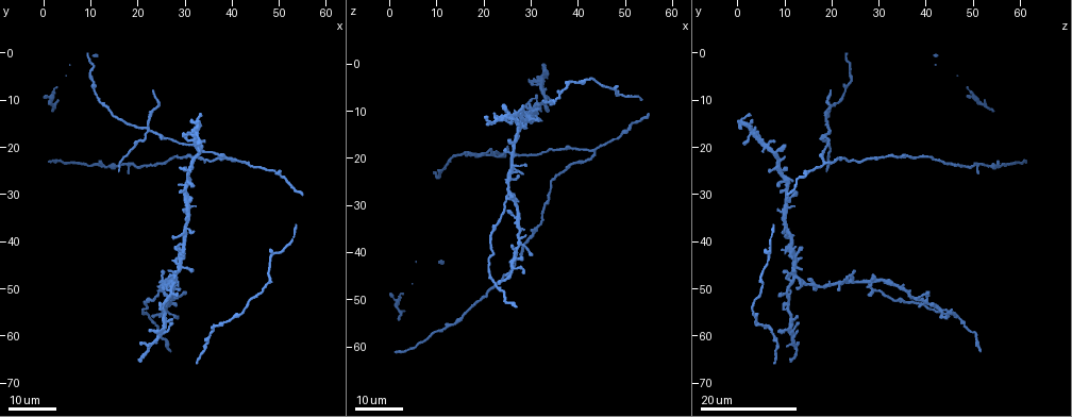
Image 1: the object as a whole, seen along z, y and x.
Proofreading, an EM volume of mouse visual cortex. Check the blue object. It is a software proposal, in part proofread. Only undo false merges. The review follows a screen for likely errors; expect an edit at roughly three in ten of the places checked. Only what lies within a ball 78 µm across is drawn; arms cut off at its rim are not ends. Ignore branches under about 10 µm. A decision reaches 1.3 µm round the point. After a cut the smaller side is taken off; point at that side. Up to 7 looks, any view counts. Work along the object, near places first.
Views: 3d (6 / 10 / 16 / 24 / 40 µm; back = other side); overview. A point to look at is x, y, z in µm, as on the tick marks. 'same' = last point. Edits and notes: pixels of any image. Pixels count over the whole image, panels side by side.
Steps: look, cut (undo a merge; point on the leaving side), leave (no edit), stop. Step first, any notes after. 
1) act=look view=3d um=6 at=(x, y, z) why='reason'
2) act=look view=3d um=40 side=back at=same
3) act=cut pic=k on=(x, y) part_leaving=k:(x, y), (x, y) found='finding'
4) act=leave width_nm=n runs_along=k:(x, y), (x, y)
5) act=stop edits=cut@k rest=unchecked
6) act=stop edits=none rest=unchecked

act=look view=3d um=24 at=(22.0, 16.5, 19.5) why='four-way junction'

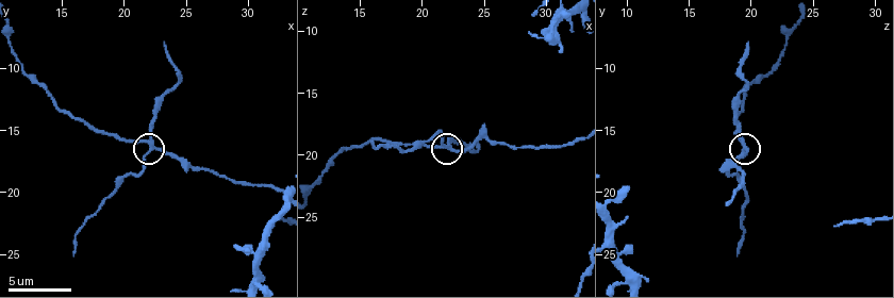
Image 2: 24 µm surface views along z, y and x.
act=look view=3d um=6 at=(21.8, 16.0, 19.2) why='zoom in'

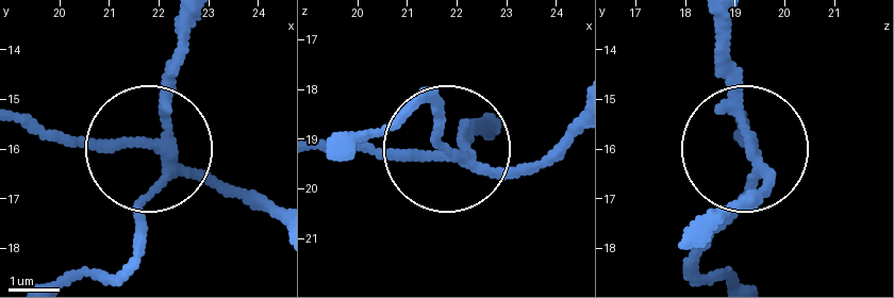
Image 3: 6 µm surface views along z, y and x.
act=cut pic=3 on=(176, 82) arms=4 part_leaving=3:(172, 159), (134, 257), (83, 274) found='two cells meet here'

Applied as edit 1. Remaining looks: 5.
act=look view=overview

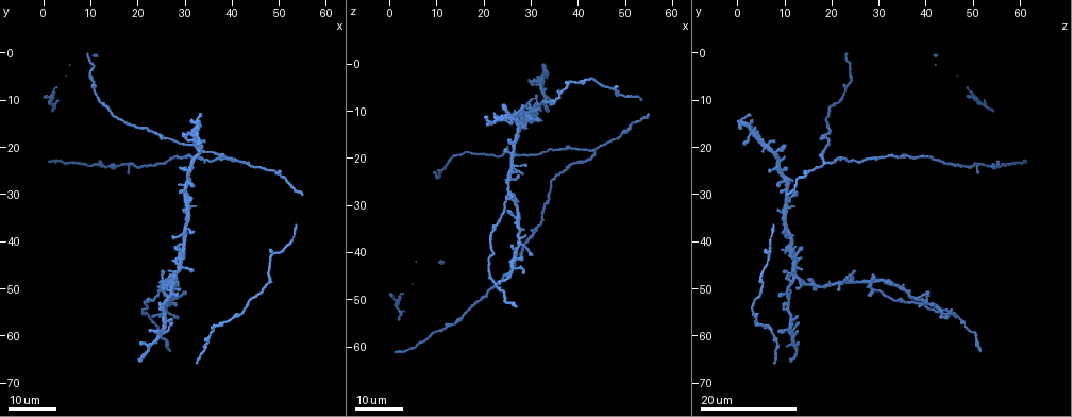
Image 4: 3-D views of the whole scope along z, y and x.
act=look view=3d um=24 at=(43.5, 24.0, 18.5) why='three arms meet'

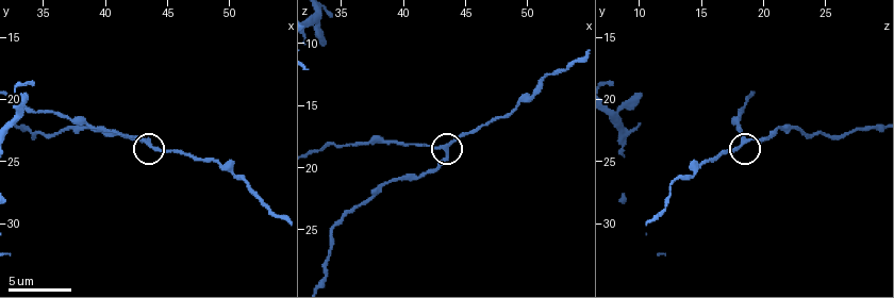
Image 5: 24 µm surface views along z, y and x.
act=look view=3d um=6 at=(43.2, 23.6, 18.4)

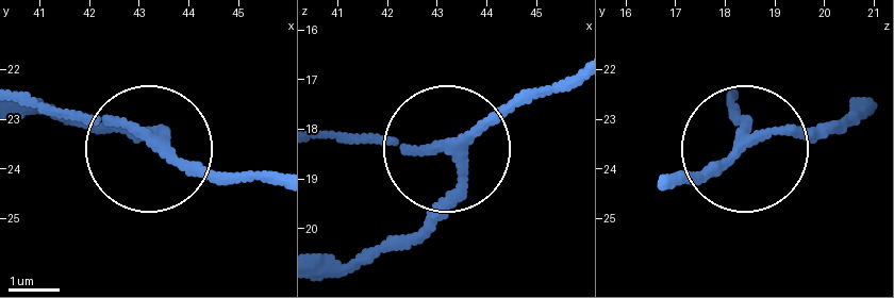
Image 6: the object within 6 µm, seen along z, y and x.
act=look view=3d um=6 side=back at=(43.40, 23.45, 18.35)

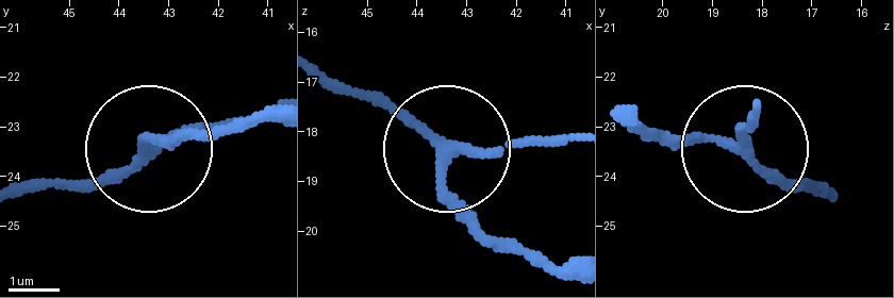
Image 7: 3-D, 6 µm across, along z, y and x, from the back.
act=leave runs_along=7:(567, 139), (453, 152), (356, 94) found='all the same cell'

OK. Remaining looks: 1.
act=stop edits=cut@3 rest=unchecked

